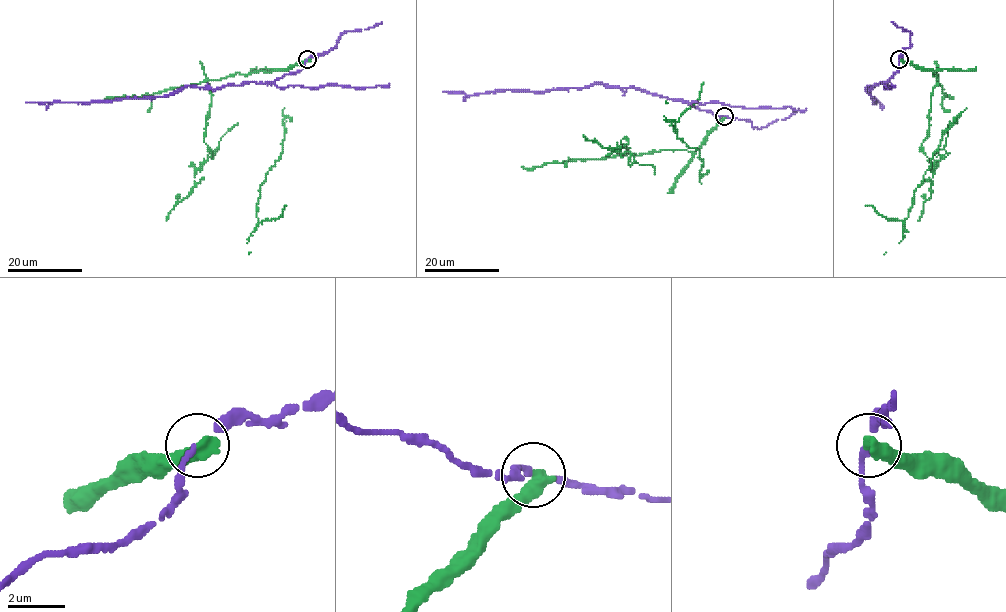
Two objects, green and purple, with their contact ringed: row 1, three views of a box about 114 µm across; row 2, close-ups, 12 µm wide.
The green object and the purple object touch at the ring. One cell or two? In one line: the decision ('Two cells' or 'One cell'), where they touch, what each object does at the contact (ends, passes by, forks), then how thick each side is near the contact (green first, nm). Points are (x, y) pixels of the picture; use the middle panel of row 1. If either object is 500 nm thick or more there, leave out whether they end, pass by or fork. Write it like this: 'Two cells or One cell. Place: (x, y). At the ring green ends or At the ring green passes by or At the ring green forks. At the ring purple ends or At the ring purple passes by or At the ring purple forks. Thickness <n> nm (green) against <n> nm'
Two cells. Place: (724, 116). Thickness 550 nm (green) against 170 nm

